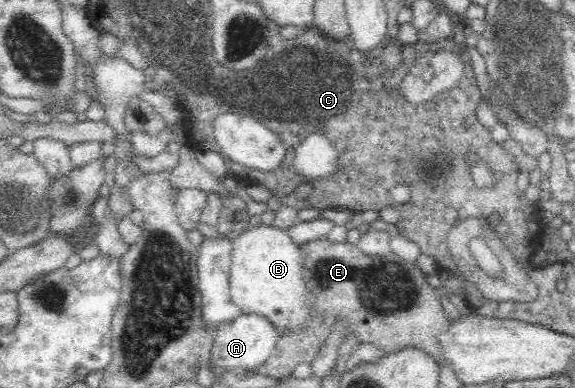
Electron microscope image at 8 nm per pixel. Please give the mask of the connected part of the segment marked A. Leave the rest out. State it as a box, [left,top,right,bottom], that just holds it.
[211,314,278,372]

